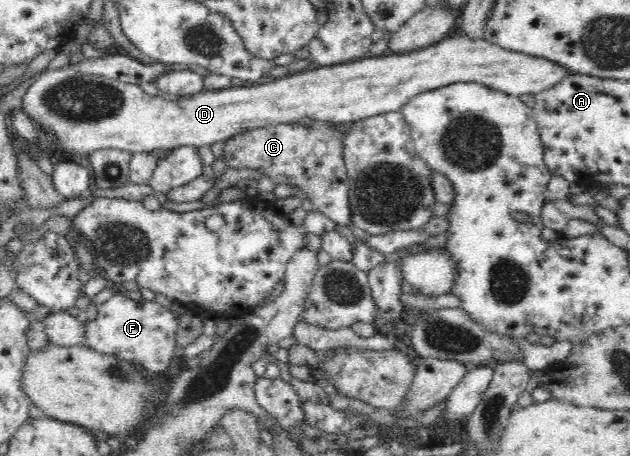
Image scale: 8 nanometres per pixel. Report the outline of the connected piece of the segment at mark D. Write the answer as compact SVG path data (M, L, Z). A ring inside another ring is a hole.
M455 32L454 34L451 34L450 37L443 39L442 41L438 41L436 44L426 46L421 50L414 50L413 52L406 52L404 54L387 53L380 56L372 55L370 58L361 58L360 60L345 62L344 64L322 66L317 69L304 69L303 71L297 73L292 72L290 75L285 75L283 78L265 80L254 85L245 84L243 86L238 86L238 89L234 89L234 87L232 87L232 89L221 90L205 89L204 91L200 91L192 96L179 97L173 101L167 101L162 98L161 95L149 95L146 91L144 91L144 89L140 88L138 84L126 83L110 79L109 77L100 77L98 75L92 75L91 73L82 73L81 71L77 71L76 69L72 69L67 66L58 69L48 69L47 71L40 72L37 76L30 80L29 87L26 89L24 97L22 97L22 110L24 110L24 112L32 118L32 120L38 122L38 124L40 124L46 132L56 135L56 137L58 137L58 141L60 141L60 145L64 145L64 149L66 149L66 151L72 151L72 153L82 153L82 155L84 155L84 153L92 154L94 151L102 149L106 149L108 151L118 149L120 151L136 154L153 152L156 149L171 150L172 148L180 146L196 146L199 148L205 145L212 145L218 141L227 142L230 140L230 137L234 137L234 135L238 135L238 133L244 133L244 131L252 131L252 129L266 127L266 125L278 125L280 123L300 121L303 117L310 117L310 119L314 119L315 121L333 121L333 123L336 124L344 124L348 121L354 122L366 117L374 117L382 113L400 111L402 106L406 105L406 102L410 98L416 97L418 93L424 93L426 90L438 89L442 86L452 85L453 83L458 82L474 82L487 85L489 88L498 89L498 91L502 91L508 95L520 96L528 95L528 93L536 95L536 93L540 93L542 91L546 91L546 89L550 89L550 87L554 87L554 85L556 85L559 81L566 79L566 77L570 77L572 74L573 72L566 70L566 68L562 68L562 65L552 60L547 60L546 58L538 56L526 55L520 52L510 52L507 49L502 49L499 45L494 45L493 43L486 41L485 39L473 39L465 34Z

